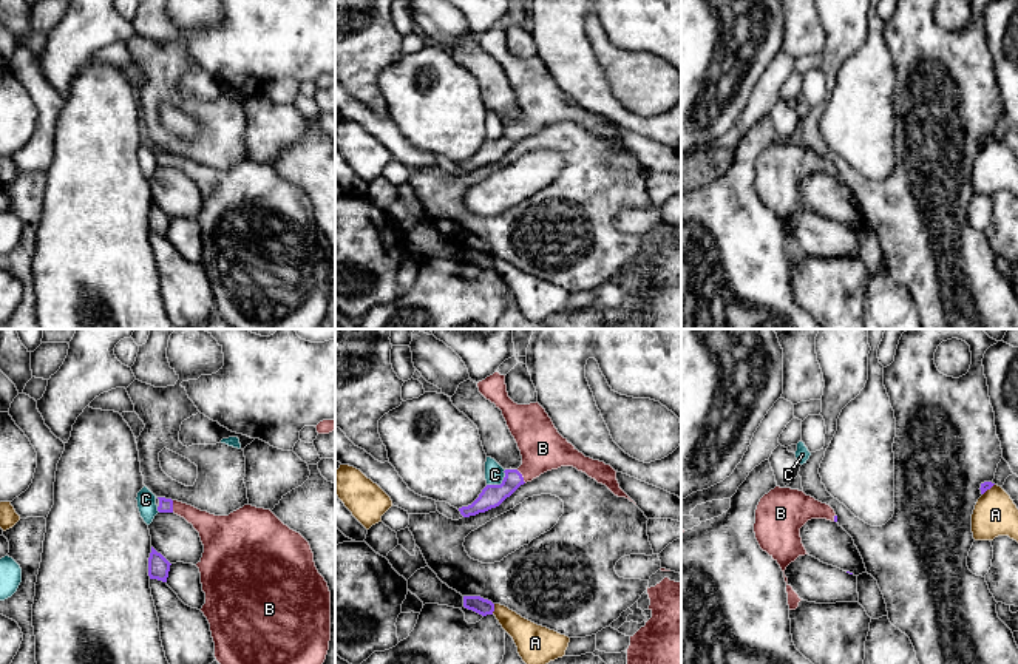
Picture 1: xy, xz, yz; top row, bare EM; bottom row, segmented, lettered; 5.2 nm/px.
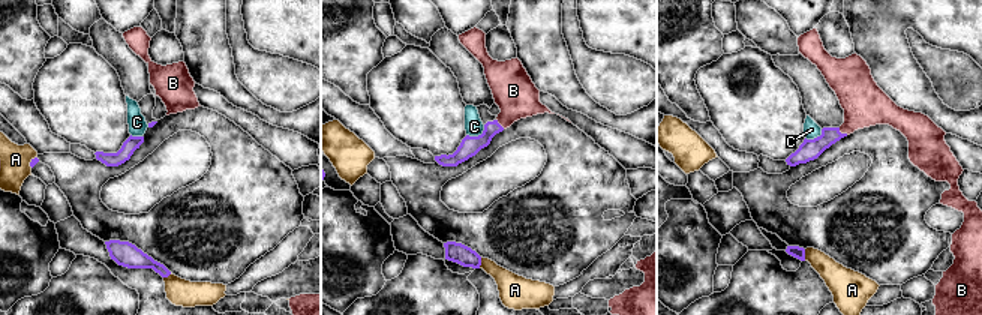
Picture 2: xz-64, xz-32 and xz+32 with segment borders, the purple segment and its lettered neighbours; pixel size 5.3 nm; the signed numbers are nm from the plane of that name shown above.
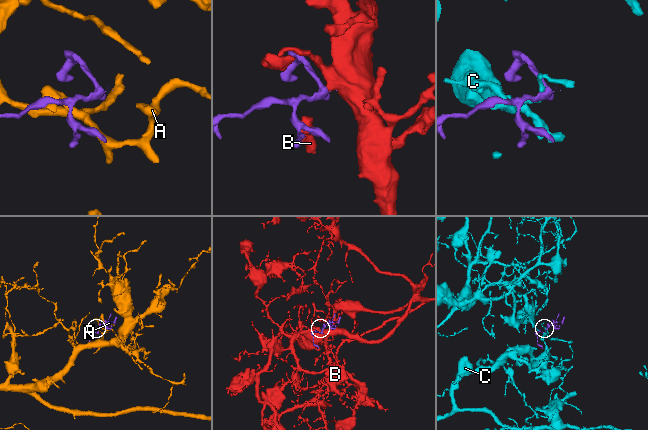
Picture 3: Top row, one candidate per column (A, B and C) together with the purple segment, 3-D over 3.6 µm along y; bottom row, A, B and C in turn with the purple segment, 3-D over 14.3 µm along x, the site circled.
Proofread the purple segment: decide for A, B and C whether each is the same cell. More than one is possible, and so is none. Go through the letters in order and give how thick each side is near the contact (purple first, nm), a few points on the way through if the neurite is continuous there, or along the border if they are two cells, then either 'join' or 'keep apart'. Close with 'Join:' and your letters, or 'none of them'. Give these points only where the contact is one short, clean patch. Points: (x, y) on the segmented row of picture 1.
A: calibres 90 and 160 nm; keep apart
B: calibres 120 and 240 nm; way xz (492, 496), (521, 476), (536, 460), (542, 448); join
C: calibres 120 and 100 nm; border xz (505, 470), (504, 479), (499, 484), (487, 485); keep apart
Join: B

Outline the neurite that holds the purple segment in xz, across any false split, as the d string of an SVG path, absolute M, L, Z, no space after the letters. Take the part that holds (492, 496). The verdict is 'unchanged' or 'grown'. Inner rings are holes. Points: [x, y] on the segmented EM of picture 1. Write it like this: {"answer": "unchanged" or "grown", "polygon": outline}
{"answer": "grown", "polygon": "M494 372L479 381L477 388L487 400L502 411L507 426L521 451L522 465L517 469L505 469L501 485L487 485L471 505L459 508L463 517L499 506L521 485L561 466L573 466L598 483L606 485L615 496L633 502L619 488L616 471L604 462L585 457L568 443L558 432L551 418L538 401L530 405L514 403L508 397L505 375Z"}

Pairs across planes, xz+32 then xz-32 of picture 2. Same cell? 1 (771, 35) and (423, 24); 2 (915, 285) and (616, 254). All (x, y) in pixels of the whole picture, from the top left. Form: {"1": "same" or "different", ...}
{"1": "same", "2": "different"}

